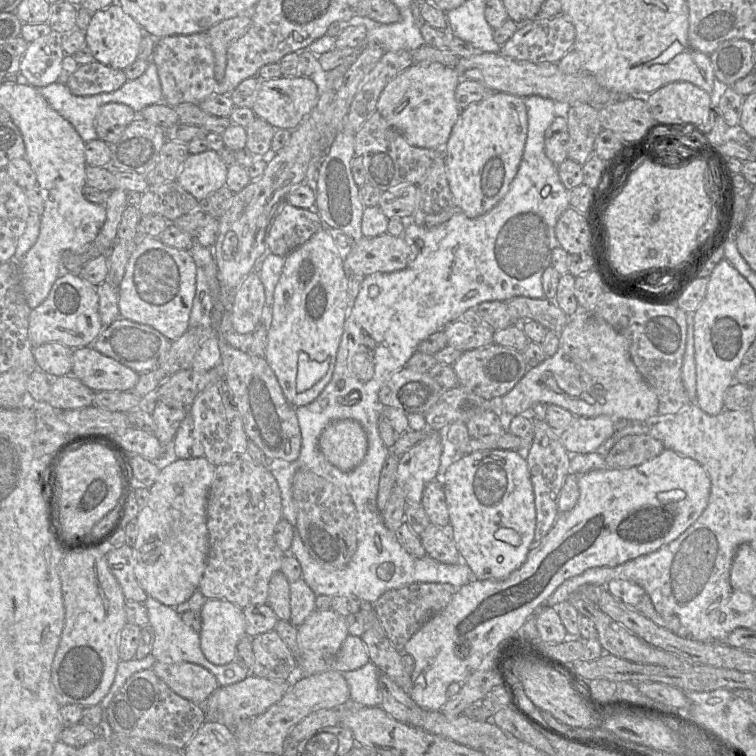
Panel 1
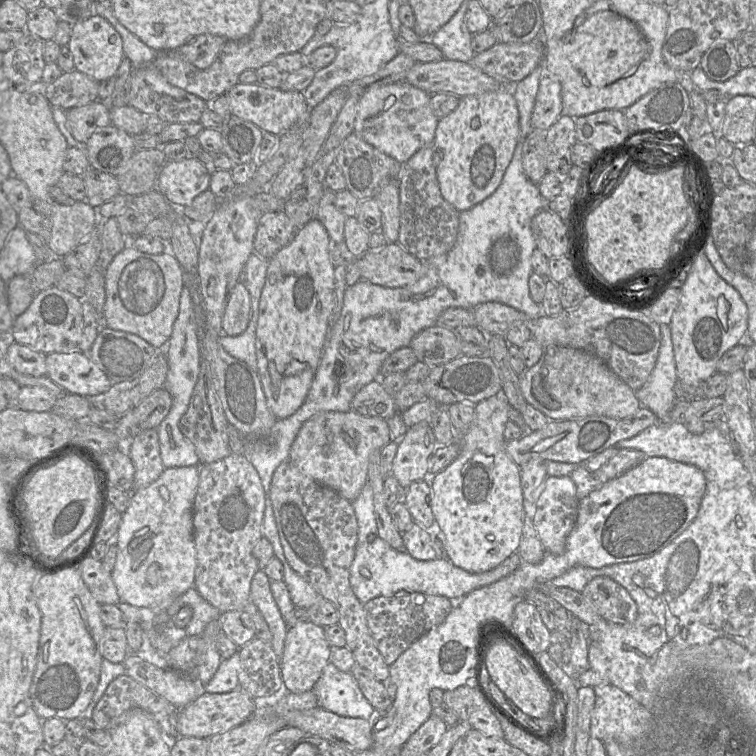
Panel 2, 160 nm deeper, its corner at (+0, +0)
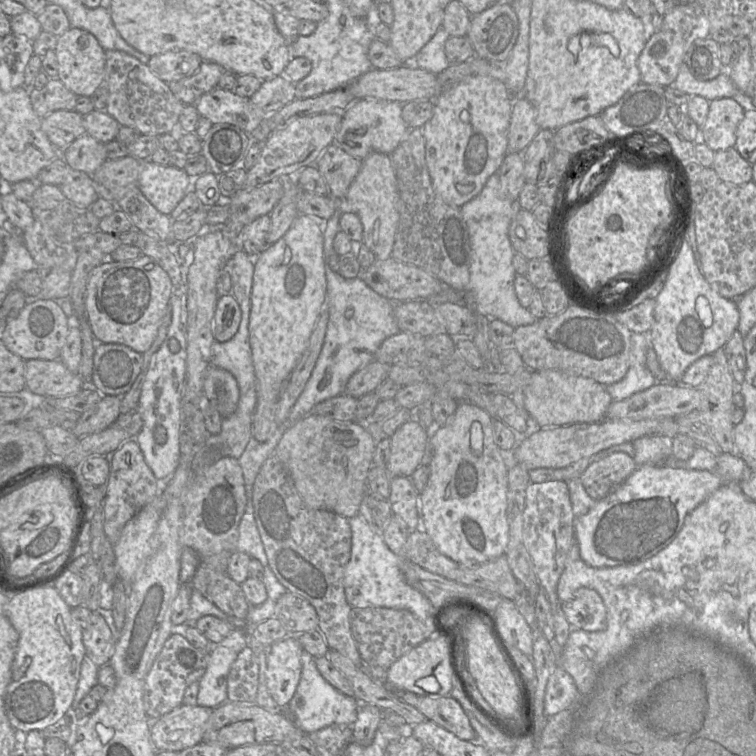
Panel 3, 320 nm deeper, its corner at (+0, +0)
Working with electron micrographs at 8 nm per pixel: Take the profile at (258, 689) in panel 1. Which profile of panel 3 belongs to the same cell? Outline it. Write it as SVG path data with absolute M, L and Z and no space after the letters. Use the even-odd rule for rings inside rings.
M181 704L152 721L150 733L156 751L180 752L201 743L213 709Z

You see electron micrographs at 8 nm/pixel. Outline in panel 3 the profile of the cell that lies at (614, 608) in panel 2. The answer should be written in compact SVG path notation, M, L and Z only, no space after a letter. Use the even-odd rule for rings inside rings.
M578 589L568 601L562 603L562 611L572 629L593 632L606 627L605 605L593 589Z

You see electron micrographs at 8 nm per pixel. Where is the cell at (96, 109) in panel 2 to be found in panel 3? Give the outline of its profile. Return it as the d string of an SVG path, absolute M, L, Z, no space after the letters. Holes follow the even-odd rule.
M57 110L42 118L42 129L59 153L86 134L84 115L74 110Z

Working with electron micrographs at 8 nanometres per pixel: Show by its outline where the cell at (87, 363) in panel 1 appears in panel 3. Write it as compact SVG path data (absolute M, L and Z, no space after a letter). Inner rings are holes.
M26 360L24 363L25 387L45 398L75 394L87 385L78 373L71 372L58 360Z

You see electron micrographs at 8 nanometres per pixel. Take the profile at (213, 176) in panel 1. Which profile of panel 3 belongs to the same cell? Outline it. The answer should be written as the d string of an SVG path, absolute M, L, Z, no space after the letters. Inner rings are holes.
M143 160L137 186L146 199L162 214L170 215L191 191L194 178L171 164Z

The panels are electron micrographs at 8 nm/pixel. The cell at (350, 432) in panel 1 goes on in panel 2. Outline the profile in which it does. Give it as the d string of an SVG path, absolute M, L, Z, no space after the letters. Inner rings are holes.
M352 410L321 412L307 420L300 428L290 448L288 461L303 474L352 502L367 482L371 454L389 442L391 435L383 418L363 416Z

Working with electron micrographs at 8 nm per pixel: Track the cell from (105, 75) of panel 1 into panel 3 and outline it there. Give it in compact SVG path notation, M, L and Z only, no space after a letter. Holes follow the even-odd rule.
M53 78L41 88L30 88L29 97L35 113L43 118L57 110L74 110L78 96Z

